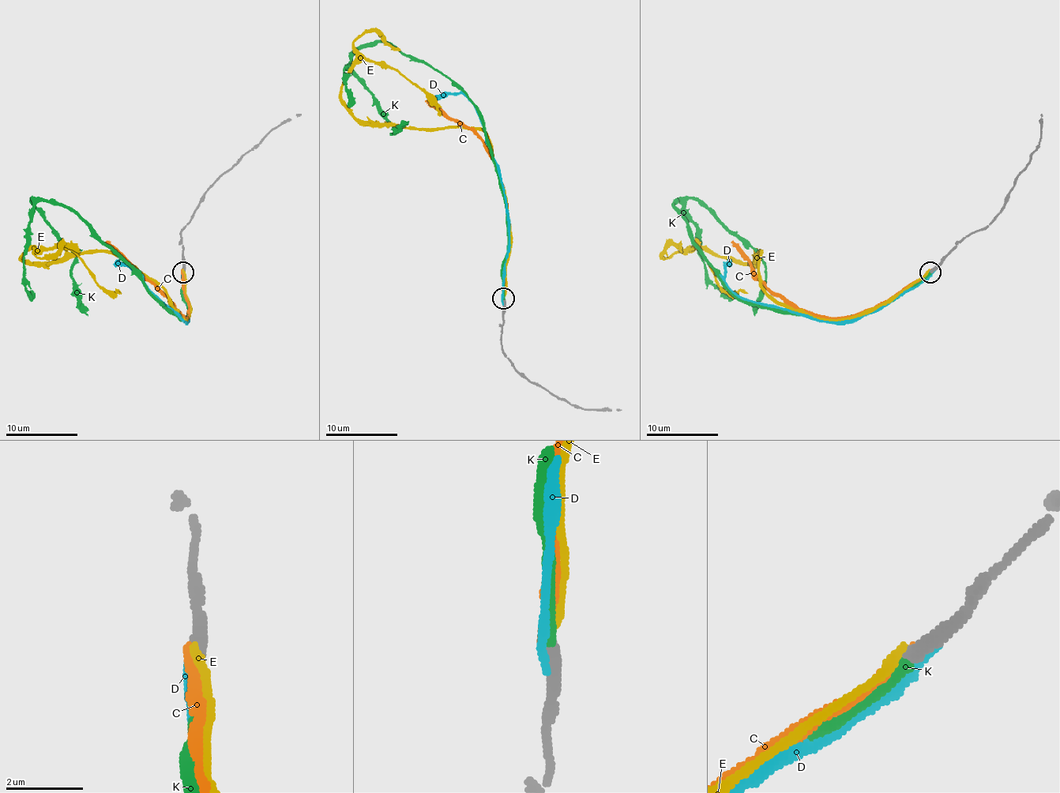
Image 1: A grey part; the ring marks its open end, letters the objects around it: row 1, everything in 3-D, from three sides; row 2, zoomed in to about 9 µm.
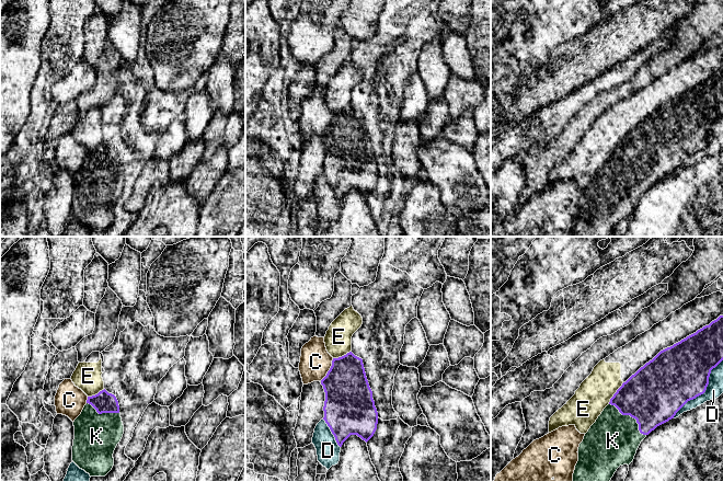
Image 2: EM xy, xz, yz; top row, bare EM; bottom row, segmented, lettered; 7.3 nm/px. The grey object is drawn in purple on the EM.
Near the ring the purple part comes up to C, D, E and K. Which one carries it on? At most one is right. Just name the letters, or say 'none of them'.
K

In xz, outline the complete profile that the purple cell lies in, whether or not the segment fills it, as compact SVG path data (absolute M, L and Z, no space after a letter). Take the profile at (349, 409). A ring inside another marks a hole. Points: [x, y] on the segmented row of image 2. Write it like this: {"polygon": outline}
{"polygon": "M352 352L333 358L332 366L326 376L321 380L325 392L324 417L340 447L351 436L357 435L366 443L374 436L378 424L378 412L372 399L363 359Z"}

